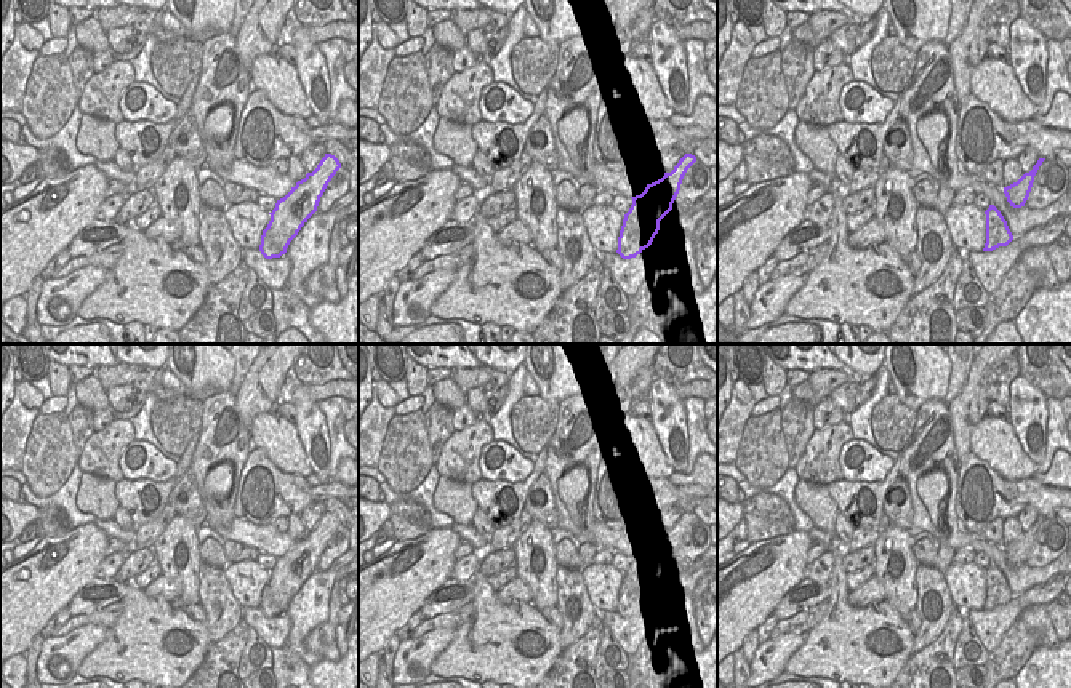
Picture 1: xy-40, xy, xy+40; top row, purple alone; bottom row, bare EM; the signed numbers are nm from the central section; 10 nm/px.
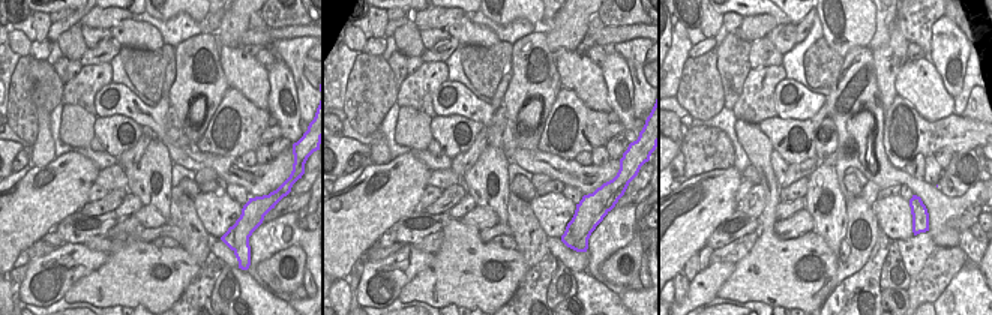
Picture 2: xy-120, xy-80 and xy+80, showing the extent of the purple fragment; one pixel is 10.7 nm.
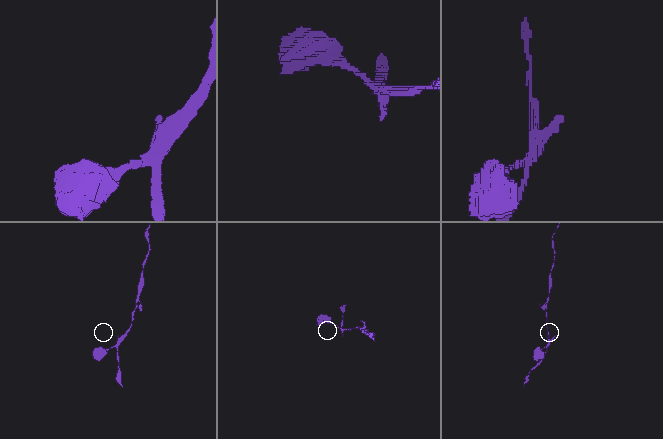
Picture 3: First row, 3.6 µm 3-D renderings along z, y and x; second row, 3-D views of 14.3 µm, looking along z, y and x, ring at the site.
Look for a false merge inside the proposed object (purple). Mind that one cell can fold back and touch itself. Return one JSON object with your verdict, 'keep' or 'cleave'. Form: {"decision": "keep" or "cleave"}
{"decision": "cleave"}

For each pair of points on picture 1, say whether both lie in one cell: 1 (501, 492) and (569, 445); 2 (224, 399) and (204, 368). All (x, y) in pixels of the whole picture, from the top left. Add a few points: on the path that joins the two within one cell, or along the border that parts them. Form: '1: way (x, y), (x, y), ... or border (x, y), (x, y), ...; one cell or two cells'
1: border (548, 447), (543, 472); two cells
2: border (228, 389), (218, 392); two cells

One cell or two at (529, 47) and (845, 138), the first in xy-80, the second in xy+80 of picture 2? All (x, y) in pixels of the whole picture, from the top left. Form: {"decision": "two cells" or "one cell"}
{"decision": "one cell"}

